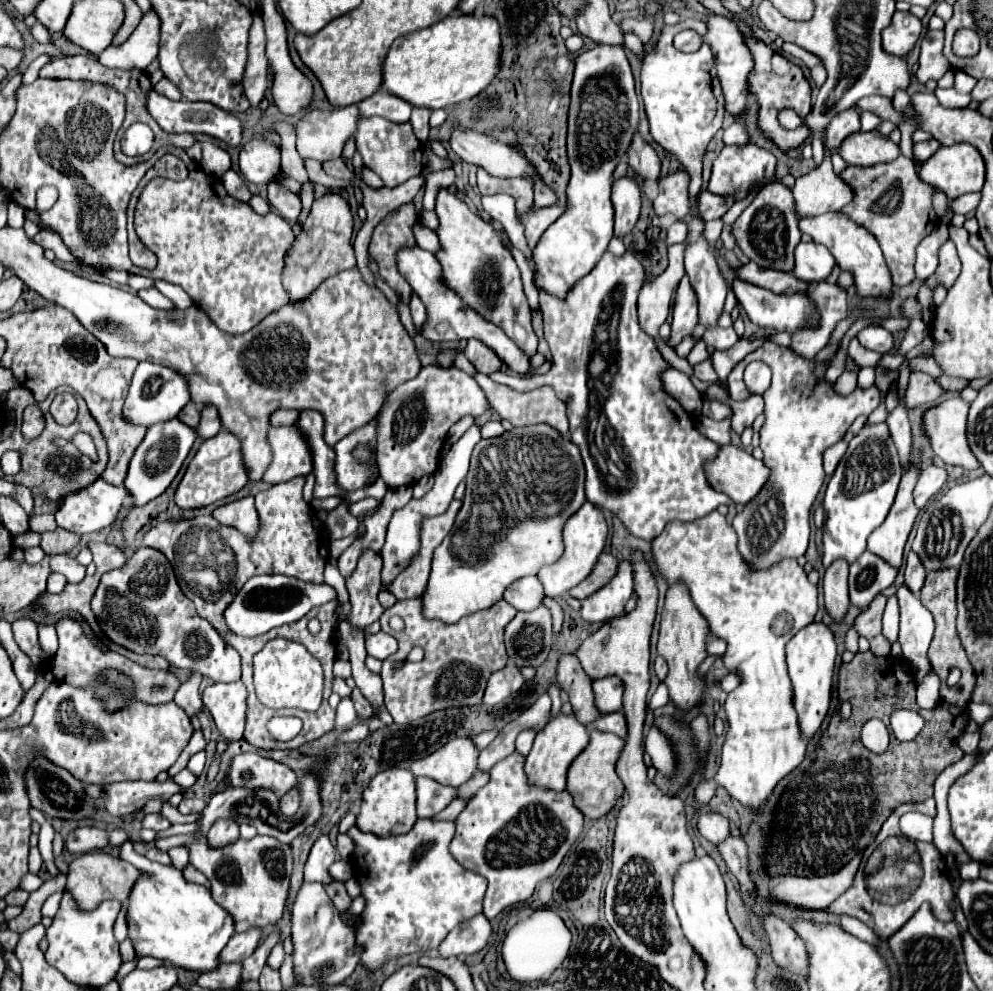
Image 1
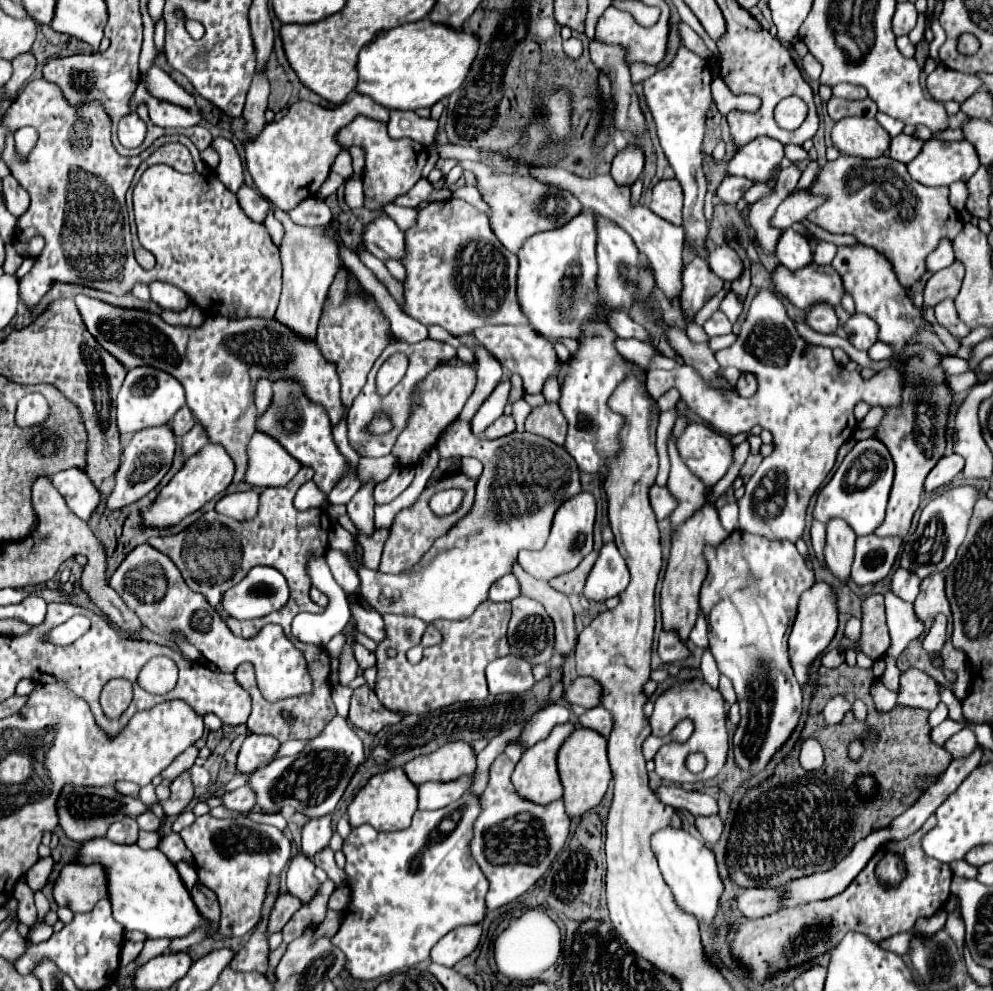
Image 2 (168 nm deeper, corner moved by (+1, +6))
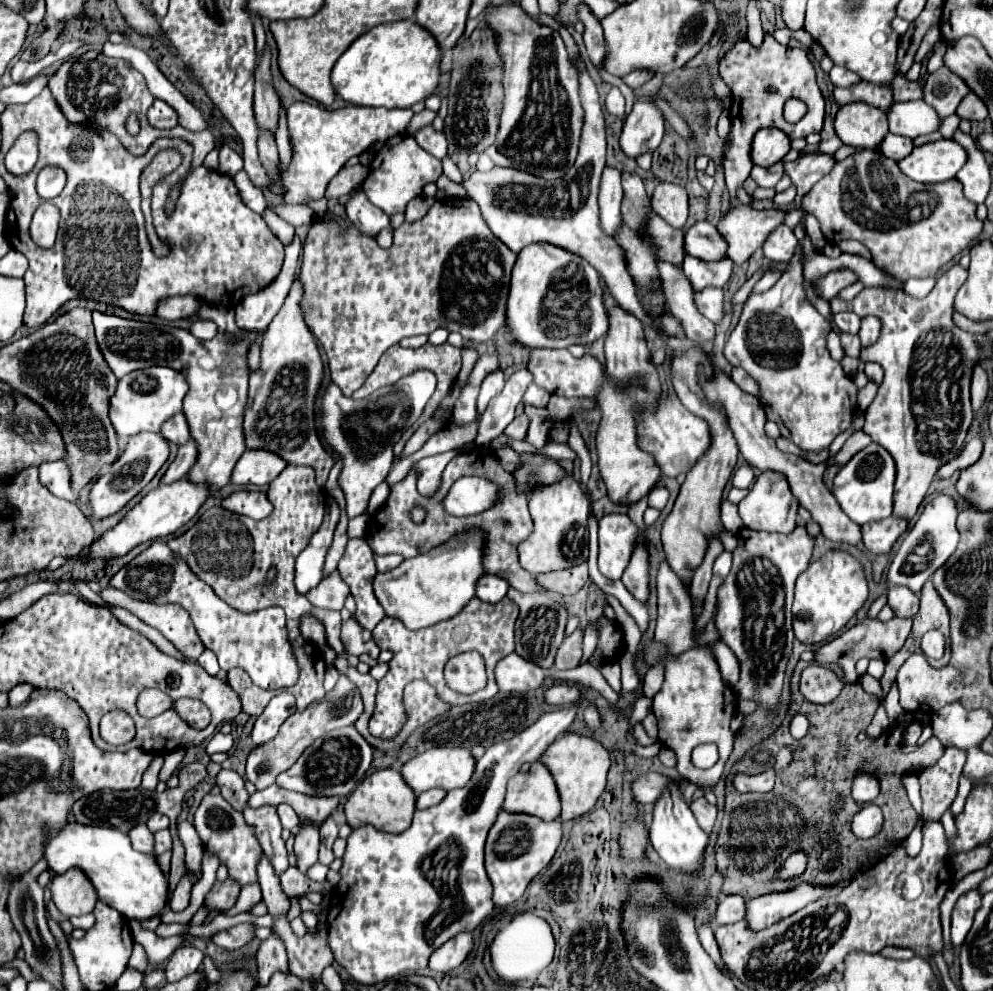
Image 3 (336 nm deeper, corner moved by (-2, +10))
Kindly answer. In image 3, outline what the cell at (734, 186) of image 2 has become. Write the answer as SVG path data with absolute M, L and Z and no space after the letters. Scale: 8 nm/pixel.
M783 161L771 165L771 167L753 167L751 177L757 181L759 187L775 187L777 181L783 177Z

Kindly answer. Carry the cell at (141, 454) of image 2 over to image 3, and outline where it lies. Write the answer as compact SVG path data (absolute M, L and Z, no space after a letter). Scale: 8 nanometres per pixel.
M141 433L133 435L127 441L125 451L117 457L117 461L111 465L111 469L105 475L99 475L91 487L89 493L89 505L91 515L97 519L105 519L117 511L121 511L161 469L161 465L169 457L169 443L159 433Z

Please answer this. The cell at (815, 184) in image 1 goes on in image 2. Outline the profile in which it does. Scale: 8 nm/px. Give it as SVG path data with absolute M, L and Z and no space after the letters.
M810 189L792 191L780 205L772 219L772 225L778 229L788 229L796 221L804 221L810 211L820 207L826 201L826 195L814 195Z

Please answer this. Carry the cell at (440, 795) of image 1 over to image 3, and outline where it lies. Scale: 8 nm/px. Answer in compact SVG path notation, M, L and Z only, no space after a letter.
M429 789L429 791L425 791L425 793L421 793L421 795L417 795L417 809L427 809L427 807L433 807L433 805L437 805L437 803L441 803L441 799L445 797L445 793L447 791L443 791L443 789Z

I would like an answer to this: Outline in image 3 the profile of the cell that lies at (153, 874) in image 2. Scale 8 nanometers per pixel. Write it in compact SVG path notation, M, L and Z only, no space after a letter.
M67 823L57 835L47 835L43 859L55 875L61 875L71 867L81 869L87 879L91 879L99 901L115 907L127 919L141 921L159 915L169 905L167 877L161 873L157 859L135 851L129 837L113 827Z

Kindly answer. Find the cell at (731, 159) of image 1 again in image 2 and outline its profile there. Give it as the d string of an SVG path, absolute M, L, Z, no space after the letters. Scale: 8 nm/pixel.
M760 137L740 147L726 165L726 175L738 175L738 167L744 167L746 179L764 181L770 171L782 161L784 145L770 137Z

